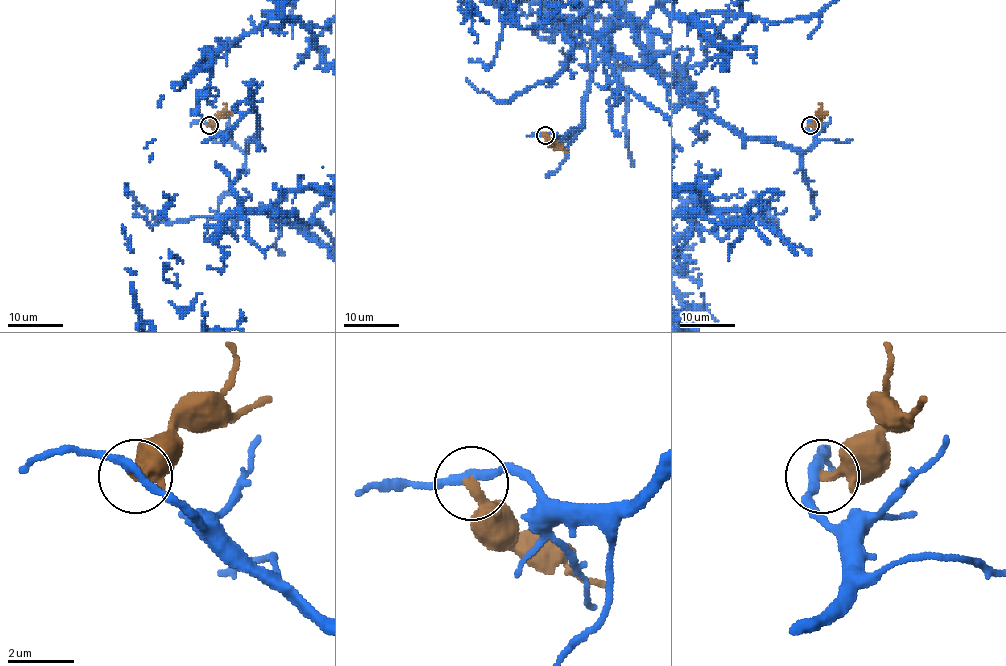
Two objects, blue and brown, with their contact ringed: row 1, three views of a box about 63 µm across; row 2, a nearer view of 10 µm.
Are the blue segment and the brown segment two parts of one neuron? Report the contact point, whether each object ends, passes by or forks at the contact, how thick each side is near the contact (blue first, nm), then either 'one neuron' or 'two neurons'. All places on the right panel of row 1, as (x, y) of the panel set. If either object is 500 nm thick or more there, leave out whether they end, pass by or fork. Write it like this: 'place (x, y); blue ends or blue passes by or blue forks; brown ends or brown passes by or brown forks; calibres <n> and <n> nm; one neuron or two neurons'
place (810, 125); blue passes by; brown ends; calibres 280 and 320 nm; two neurons

